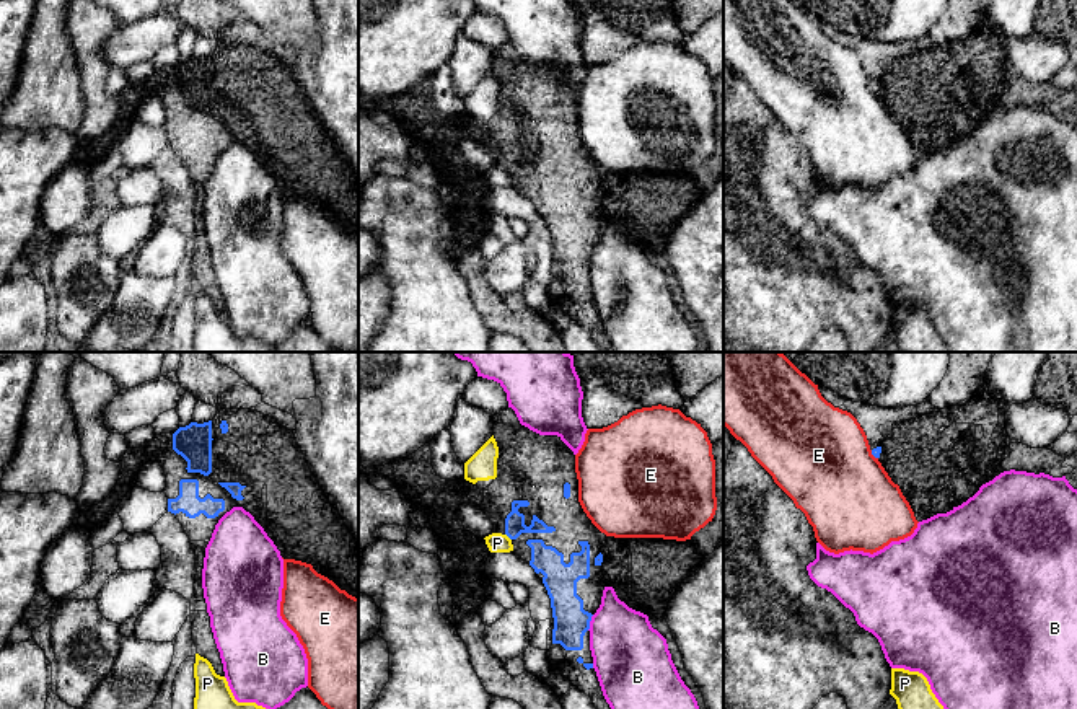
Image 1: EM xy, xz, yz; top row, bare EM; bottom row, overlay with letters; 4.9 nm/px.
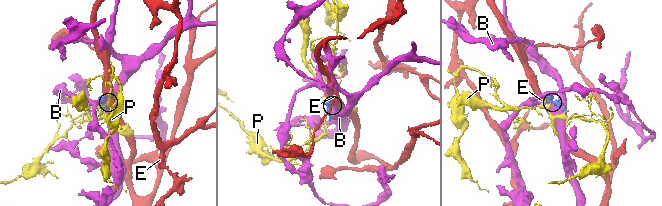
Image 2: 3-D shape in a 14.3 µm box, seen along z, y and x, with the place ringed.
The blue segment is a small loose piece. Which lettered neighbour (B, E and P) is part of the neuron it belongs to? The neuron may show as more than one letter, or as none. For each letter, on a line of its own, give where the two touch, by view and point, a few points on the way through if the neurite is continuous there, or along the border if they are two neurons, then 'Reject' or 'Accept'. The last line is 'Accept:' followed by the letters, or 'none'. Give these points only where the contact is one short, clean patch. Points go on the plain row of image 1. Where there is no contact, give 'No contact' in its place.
B: Touches blue at xz (589, 258). Reject
E: Touches blue at yz (874, 90). Boundary: yz (870, 85), (877, 93). Reject
P: Touches blue at xz (507, 170). Boundary: xz (505, 168), (510, 175). Reject
Accept: none

